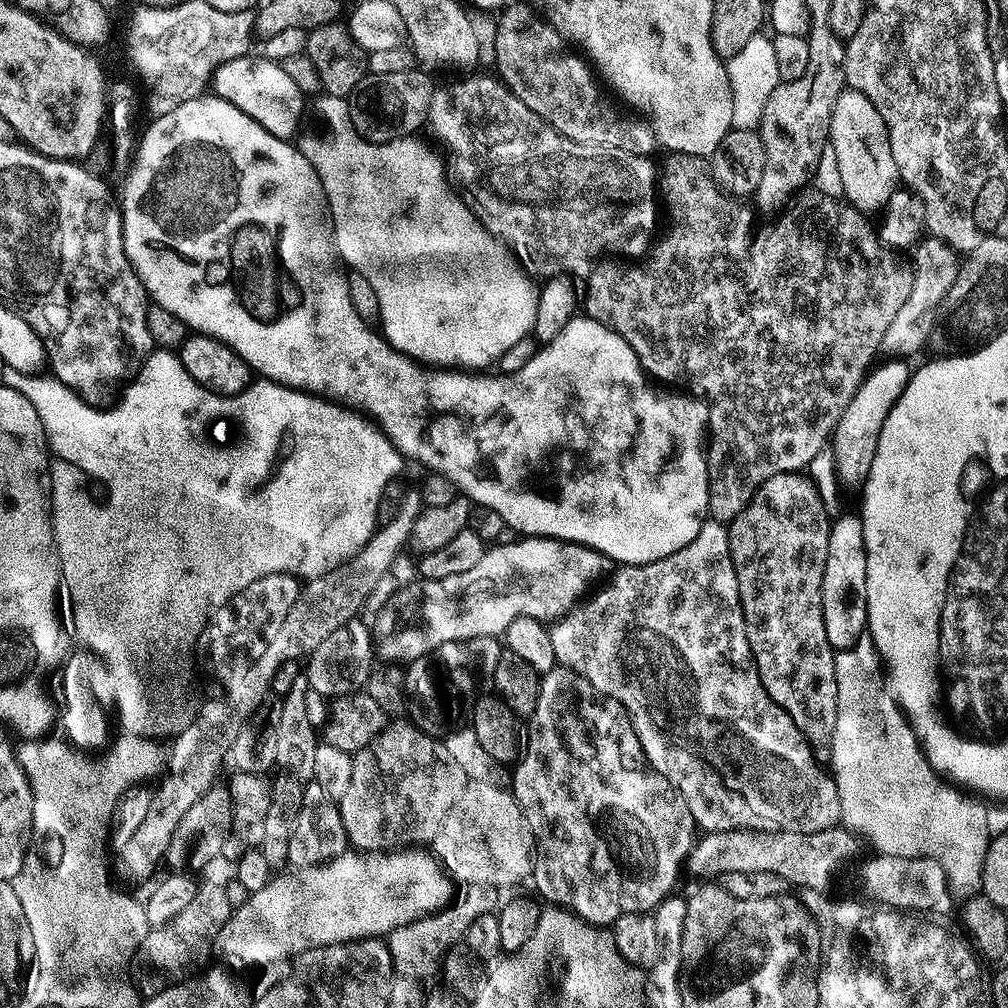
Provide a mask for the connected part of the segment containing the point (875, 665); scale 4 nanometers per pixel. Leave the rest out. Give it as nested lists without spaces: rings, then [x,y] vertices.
[[[855,646],[836,652],[838,698],[836,730],[830,751],[831,771],[840,799],[843,827],[856,834],[862,832],[877,848],[877,853],[886,856],[925,856],[939,860],[951,887],[953,884],[956,888],[979,889],[990,843],[988,808],[972,796],[963,796],[955,783],[949,782],[933,767],[904,708],[897,704],[895,696],[886,687],[881,653],[875,647],[862,647]]]

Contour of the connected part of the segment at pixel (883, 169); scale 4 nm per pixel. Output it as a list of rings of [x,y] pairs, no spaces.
[[[850,87],[838,94],[838,102],[834,102],[830,144],[838,158],[847,201],[865,214],[872,214],[875,208],[883,209],[898,190],[900,171],[890,150],[886,122],[882,122],[882,114],[878,114],[874,102],[870,102],[866,94]]]

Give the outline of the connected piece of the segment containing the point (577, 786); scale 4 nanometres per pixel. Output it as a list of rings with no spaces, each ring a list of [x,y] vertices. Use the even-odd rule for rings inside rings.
[[[557,666],[540,676],[536,709],[532,716],[527,717],[526,724],[528,724],[528,736],[526,732],[522,740],[522,751],[514,764],[516,769],[512,772],[510,791],[518,802],[520,812],[524,816],[524,827],[530,837],[531,883],[536,883],[537,890],[549,900],[547,902],[549,905],[571,910],[584,923],[591,926],[610,926],[622,914],[651,913],[675,889],[672,887],[680,876],[680,868],[682,872],[685,867],[688,852],[692,849],[694,837],[698,832],[696,819],[690,814],[690,806],[686,806],[686,798],[682,798],[680,791],[666,778],[662,778],[662,774],[652,769],[648,759],[644,757],[632,719],[622,706],[622,702],[602,694],[589,680],[582,678],[574,670]]]

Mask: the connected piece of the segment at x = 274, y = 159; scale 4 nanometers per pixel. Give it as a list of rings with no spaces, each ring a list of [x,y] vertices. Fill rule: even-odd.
[[[201,94],[195,96],[192,100],[182,102],[182,106],[178,106],[174,110],[170,110],[170,114],[162,114],[155,117],[151,121],[153,124],[145,130],[144,136],[139,137],[138,145],[134,151],[134,161],[131,163],[128,178],[124,182],[124,204],[122,203],[122,223],[124,226],[124,253],[128,259],[128,265],[136,272],[136,277],[142,282],[145,292],[148,293],[151,303],[163,306],[165,310],[170,310],[170,314],[176,315],[177,318],[182,318],[182,322],[186,322],[186,326],[193,332],[202,336],[213,336],[214,339],[220,340],[230,350],[234,350],[234,354],[238,354],[257,377],[265,380],[273,380],[275,384],[281,384],[287,388],[296,388],[300,392],[310,392],[318,396],[323,396],[326,400],[331,400],[335,403],[342,404],[346,408],[359,410],[361,413],[367,414],[378,425],[381,432],[387,436],[388,441],[400,451],[401,457],[412,460],[417,460],[422,464],[429,473],[437,472],[446,478],[450,478],[450,482],[455,486],[457,493],[463,494],[472,501],[473,505],[481,504],[482,506],[490,506],[490,510],[497,512],[505,525],[509,529],[512,528],[516,534],[523,534],[525,537],[530,536],[546,536],[549,540],[567,540],[574,544],[581,544],[585,548],[592,548],[595,552],[601,552],[604,556],[608,556],[617,565],[623,566],[625,564],[649,564],[658,558],[666,558],[670,554],[674,554],[678,550],[682,550],[682,546],[686,546],[690,542],[694,542],[694,538],[699,534],[700,528],[706,522],[708,516],[708,457],[706,455],[706,425],[708,422],[708,405],[702,400],[696,399],[695,396],[687,394],[676,394],[673,400],[660,400],[660,396],[651,388],[649,377],[646,375],[644,367],[638,362],[638,358],[634,354],[634,350],[629,346],[625,340],[622,339],[617,332],[607,328],[598,320],[593,320],[587,314],[577,314],[573,316],[570,322],[566,322],[566,326],[562,326],[562,330],[558,330],[558,338],[554,338],[548,344],[539,347],[533,351],[532,357],[526,362],[526,366],[522,366],[522,370],[517,372],[510,372],[507,374],[495,374],[496,376],[484,376],[488,374],[467,374],[462,370],[421,370],[407,359],[404,359],[400,354],[388,345],[387,340],[383,335],[377,331],[371,332],[370,329],[364,325],[362,317],[356,313],[356,308],[352,305],[352,288],[348,285],[349,273],[342,267],[341,261],[338,259],[336,250],[336,242],[332,239],[332,216],[328,212],[328,199],[322,190],[322,182],[318,178],[318,174],[314,170],[314,166],[302,153],[295,143],[287,140],[279,140],[274,134],[270,134],[262,126],[258,126],[258,122],[254,122],[254,118],[250,118],[246,114],[242,114],[242,110],[238,110],[230,102],[226,102],[221,96],[215,94]],[[432,412],[452,412],[452,440],[424,440],[424,431],[428,428],[428,419],[431,418]]]

